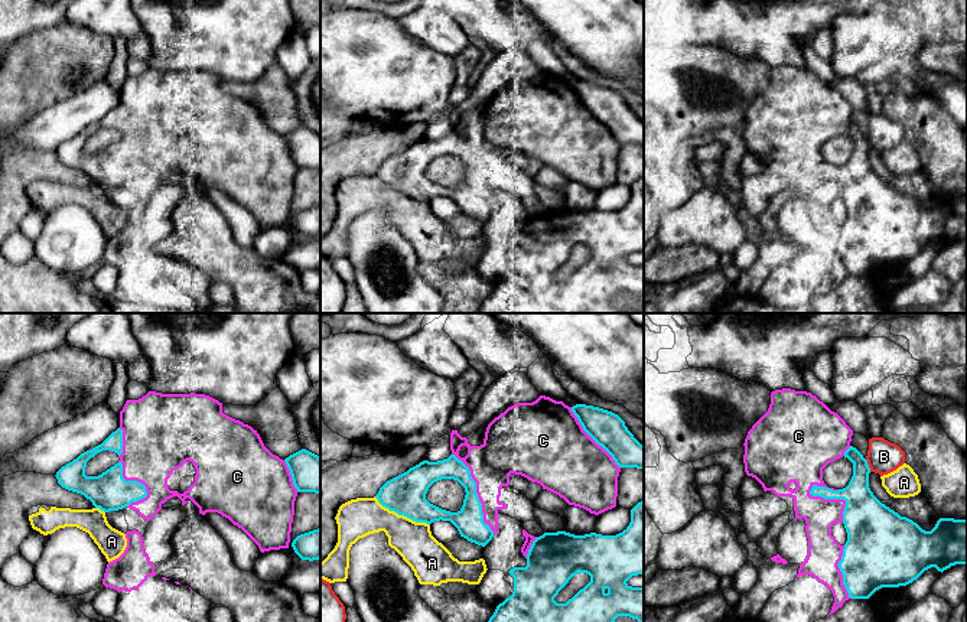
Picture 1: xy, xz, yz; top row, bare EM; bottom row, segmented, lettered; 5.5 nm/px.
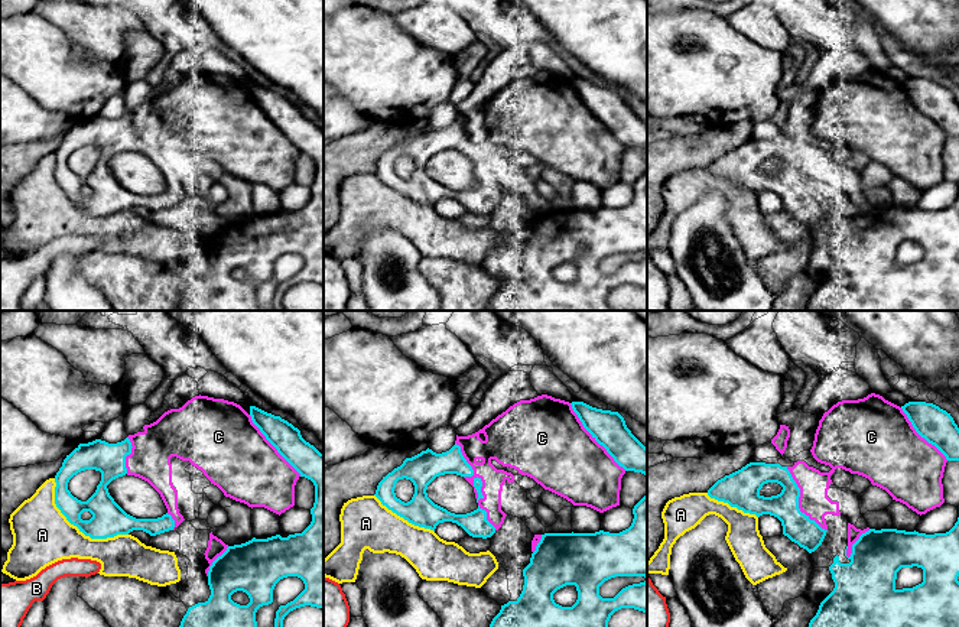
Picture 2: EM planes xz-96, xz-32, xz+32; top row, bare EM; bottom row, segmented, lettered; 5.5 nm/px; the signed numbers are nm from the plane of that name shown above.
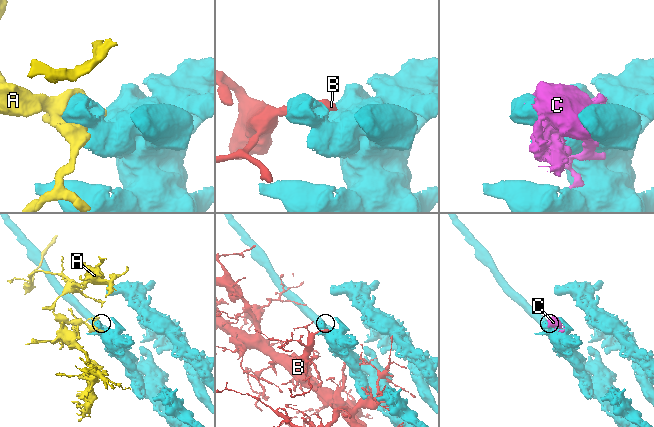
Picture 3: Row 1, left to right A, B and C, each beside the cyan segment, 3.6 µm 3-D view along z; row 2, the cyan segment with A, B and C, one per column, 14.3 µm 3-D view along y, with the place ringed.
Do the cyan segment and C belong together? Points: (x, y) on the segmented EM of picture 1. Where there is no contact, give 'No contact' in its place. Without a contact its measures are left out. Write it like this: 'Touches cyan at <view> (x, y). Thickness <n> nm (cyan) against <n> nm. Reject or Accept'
Touches cyan at yz (833, 498). Thickness 280 nm (cyan) against 220 nm. Accept

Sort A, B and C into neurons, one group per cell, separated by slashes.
A / B / C

